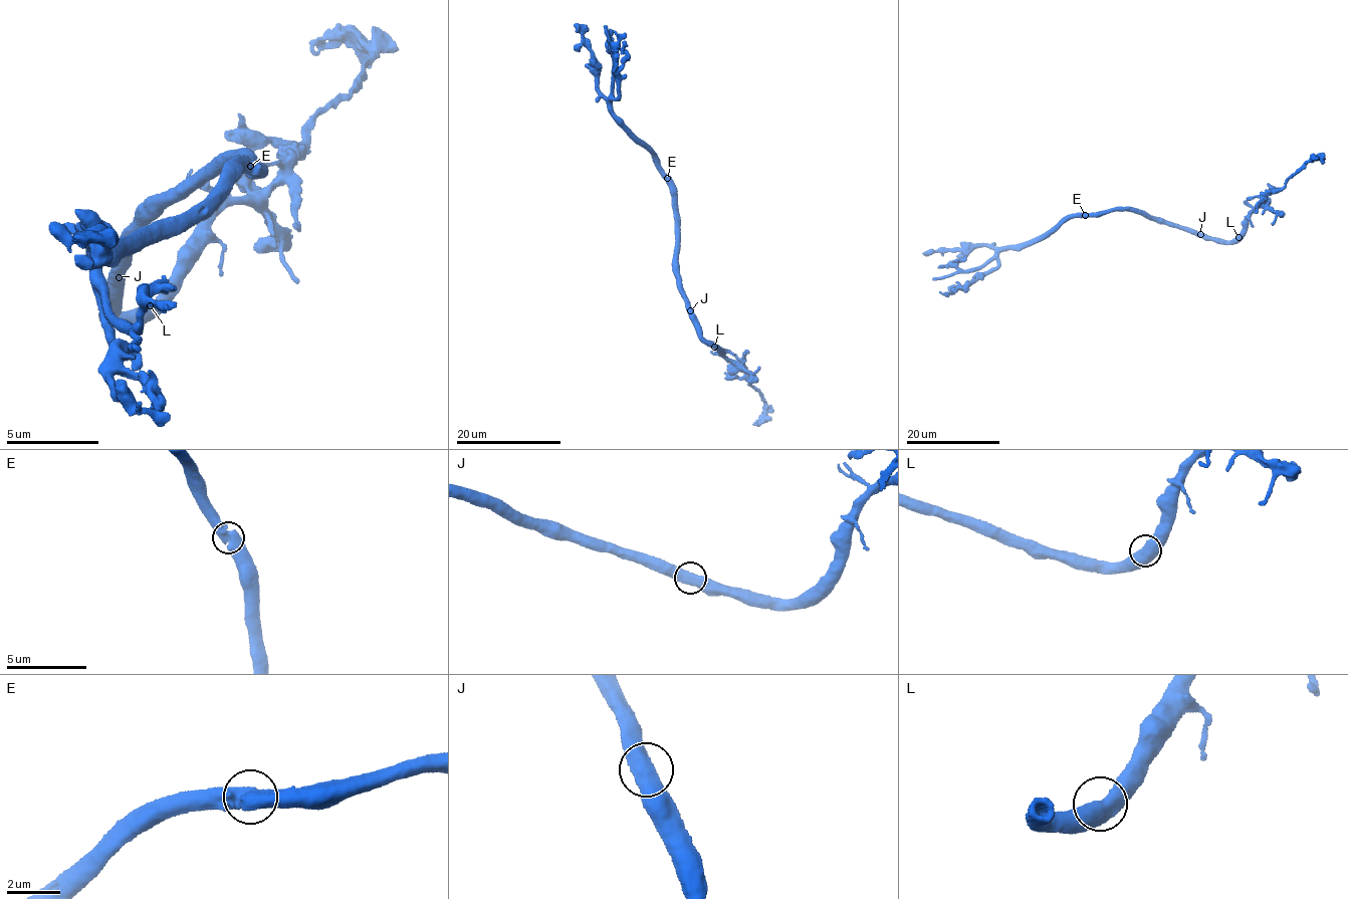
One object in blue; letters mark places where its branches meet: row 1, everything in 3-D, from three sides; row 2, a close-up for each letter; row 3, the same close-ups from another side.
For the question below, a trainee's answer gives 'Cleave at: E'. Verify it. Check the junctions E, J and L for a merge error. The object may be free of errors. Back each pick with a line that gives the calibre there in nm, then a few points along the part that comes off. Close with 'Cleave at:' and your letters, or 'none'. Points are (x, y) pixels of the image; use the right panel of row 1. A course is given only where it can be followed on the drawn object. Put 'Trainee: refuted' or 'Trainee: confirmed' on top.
Trainee: refuted
Cleave at: none

